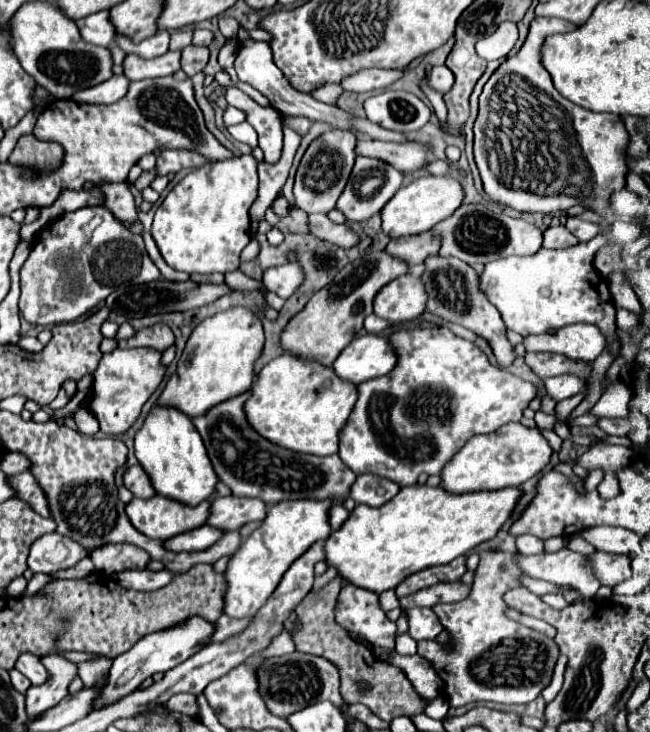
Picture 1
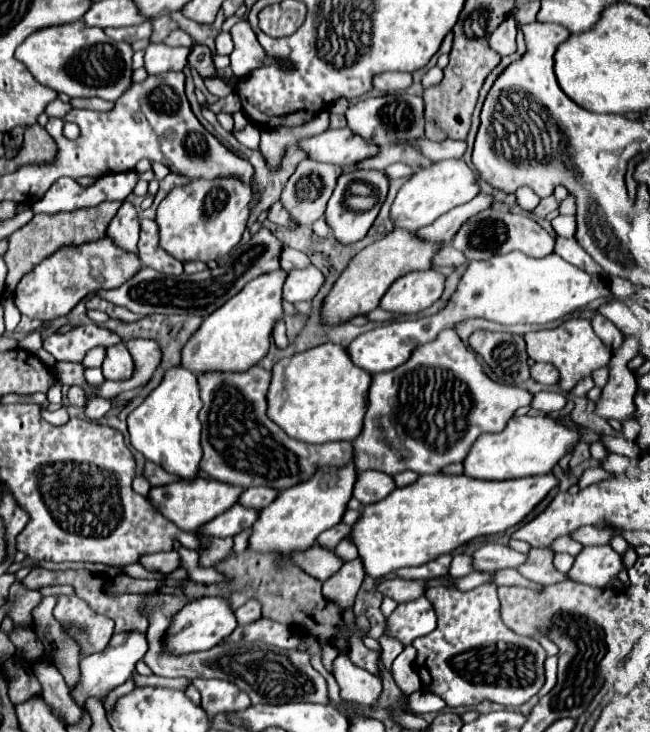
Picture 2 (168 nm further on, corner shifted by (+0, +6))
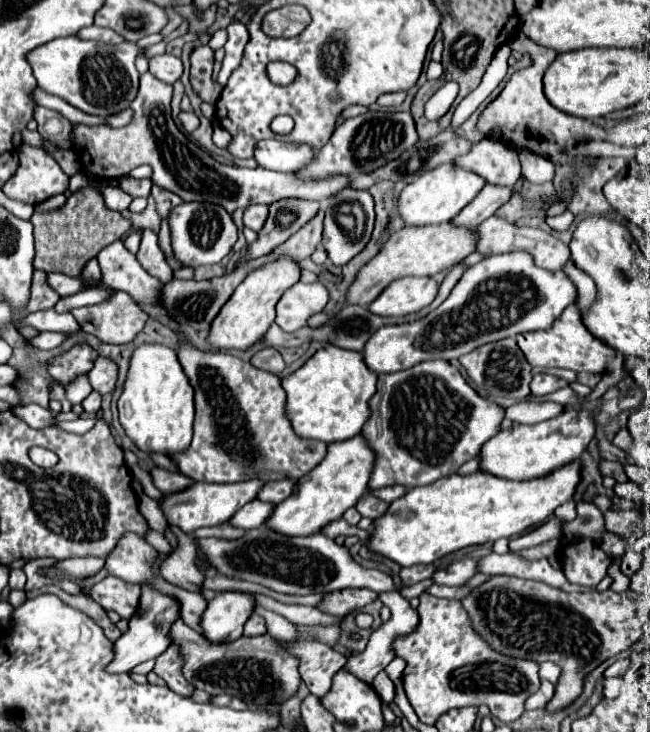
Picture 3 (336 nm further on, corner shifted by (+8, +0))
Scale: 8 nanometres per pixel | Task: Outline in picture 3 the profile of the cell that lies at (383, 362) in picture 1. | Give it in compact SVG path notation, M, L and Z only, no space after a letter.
M526 253L494 255L468 267L448 299L424 319L374 331L362 349L362 357L376 375L402 371L428 359L452 361L484 343L548 329L572 303L574 283L564 271L540 269Z

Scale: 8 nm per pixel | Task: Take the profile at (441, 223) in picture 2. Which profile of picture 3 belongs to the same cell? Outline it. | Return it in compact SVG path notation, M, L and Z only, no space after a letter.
M484 185L482 191L472 199L470 205L466 205L452 221L452 225L462 229L474 229L488 217L496 213L500 205L504 205L512 195L510 187L496 187L496 185Z

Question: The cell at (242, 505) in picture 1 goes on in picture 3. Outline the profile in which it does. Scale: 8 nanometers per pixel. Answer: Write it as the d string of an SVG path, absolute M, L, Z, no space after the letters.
M278 481L278 483L266 483L260 493L258 493L258 501L266 501L266 503L272 503L272 505L278 505L282 503L282 499L286 499L292 491L292 485L296 481Z

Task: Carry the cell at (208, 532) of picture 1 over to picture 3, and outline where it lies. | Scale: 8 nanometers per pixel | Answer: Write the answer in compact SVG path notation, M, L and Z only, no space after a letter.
M256 499L246 503L242 509L238 509L232 519L228 521L232 527L240 527L244 531L250 531L250 529L258 529L270 515L270 511L274 509L274 505L268 505L268 503L258 503Z

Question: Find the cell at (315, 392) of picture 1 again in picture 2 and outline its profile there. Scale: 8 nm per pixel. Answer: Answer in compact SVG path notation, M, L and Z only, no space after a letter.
M324 343L278 361L268 391L268 417L290 437L306 443L354 441L362 431L372 375L350 361L346 347Z

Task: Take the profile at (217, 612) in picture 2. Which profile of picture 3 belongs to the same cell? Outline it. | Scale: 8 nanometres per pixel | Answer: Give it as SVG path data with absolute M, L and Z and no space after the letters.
M224 591L208 601L200 627L212 643L230 643L242 637L242 627L254 609L254 599L240 591Z

